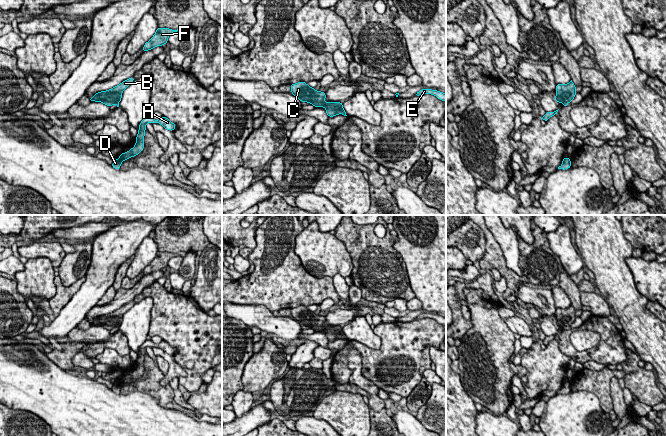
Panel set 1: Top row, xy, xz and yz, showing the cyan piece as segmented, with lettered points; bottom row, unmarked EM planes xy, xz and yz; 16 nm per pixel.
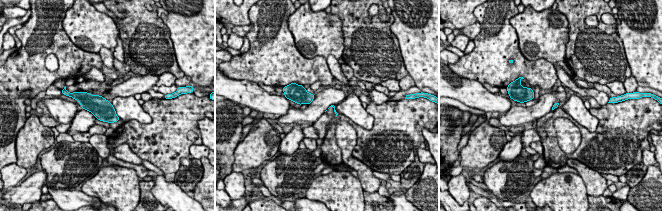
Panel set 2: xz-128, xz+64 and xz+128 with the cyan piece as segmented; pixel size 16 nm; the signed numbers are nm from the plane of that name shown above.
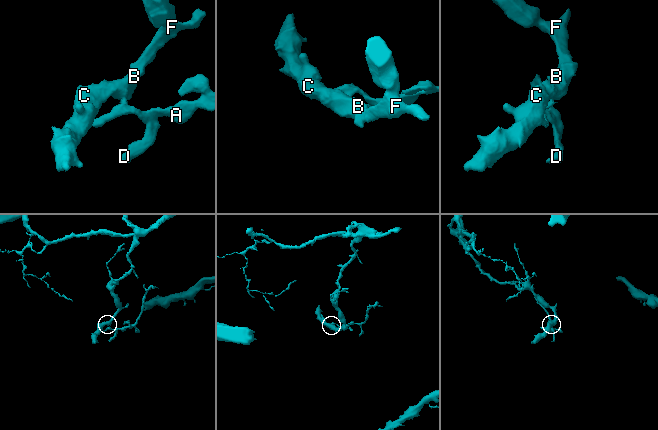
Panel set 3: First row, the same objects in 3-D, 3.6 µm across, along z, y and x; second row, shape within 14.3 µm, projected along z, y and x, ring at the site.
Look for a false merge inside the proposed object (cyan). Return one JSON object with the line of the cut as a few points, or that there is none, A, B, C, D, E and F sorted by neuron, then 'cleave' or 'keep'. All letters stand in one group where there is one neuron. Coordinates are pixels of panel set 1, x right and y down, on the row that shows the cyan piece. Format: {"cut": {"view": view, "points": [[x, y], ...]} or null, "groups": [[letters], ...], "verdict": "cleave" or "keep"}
{"cut": {"view": "xz", "points": [[342, 107], [341, 111], [345, 114]]}, "groups": [["A", "D", "E"], ["B", "C", "F"]], "verdict": "cleave"}

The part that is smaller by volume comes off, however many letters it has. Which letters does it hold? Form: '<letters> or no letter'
A, D, E

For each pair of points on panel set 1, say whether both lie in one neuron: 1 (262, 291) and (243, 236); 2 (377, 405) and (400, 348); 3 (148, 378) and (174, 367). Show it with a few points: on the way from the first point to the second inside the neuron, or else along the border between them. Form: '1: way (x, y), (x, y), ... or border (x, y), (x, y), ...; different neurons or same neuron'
1: border (256, 235), (255, 247), (253, 249); different neurons
2: border (361, 373), (379, 388); different neurons
3: border (164, 376), (162, 380); different neurons

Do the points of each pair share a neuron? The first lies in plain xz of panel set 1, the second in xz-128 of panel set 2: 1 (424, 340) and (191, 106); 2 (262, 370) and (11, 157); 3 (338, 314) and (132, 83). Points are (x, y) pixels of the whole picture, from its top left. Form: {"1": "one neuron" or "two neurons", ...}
{"1": "one neuron", "2": "two neurons", "3": "one neuron"}

